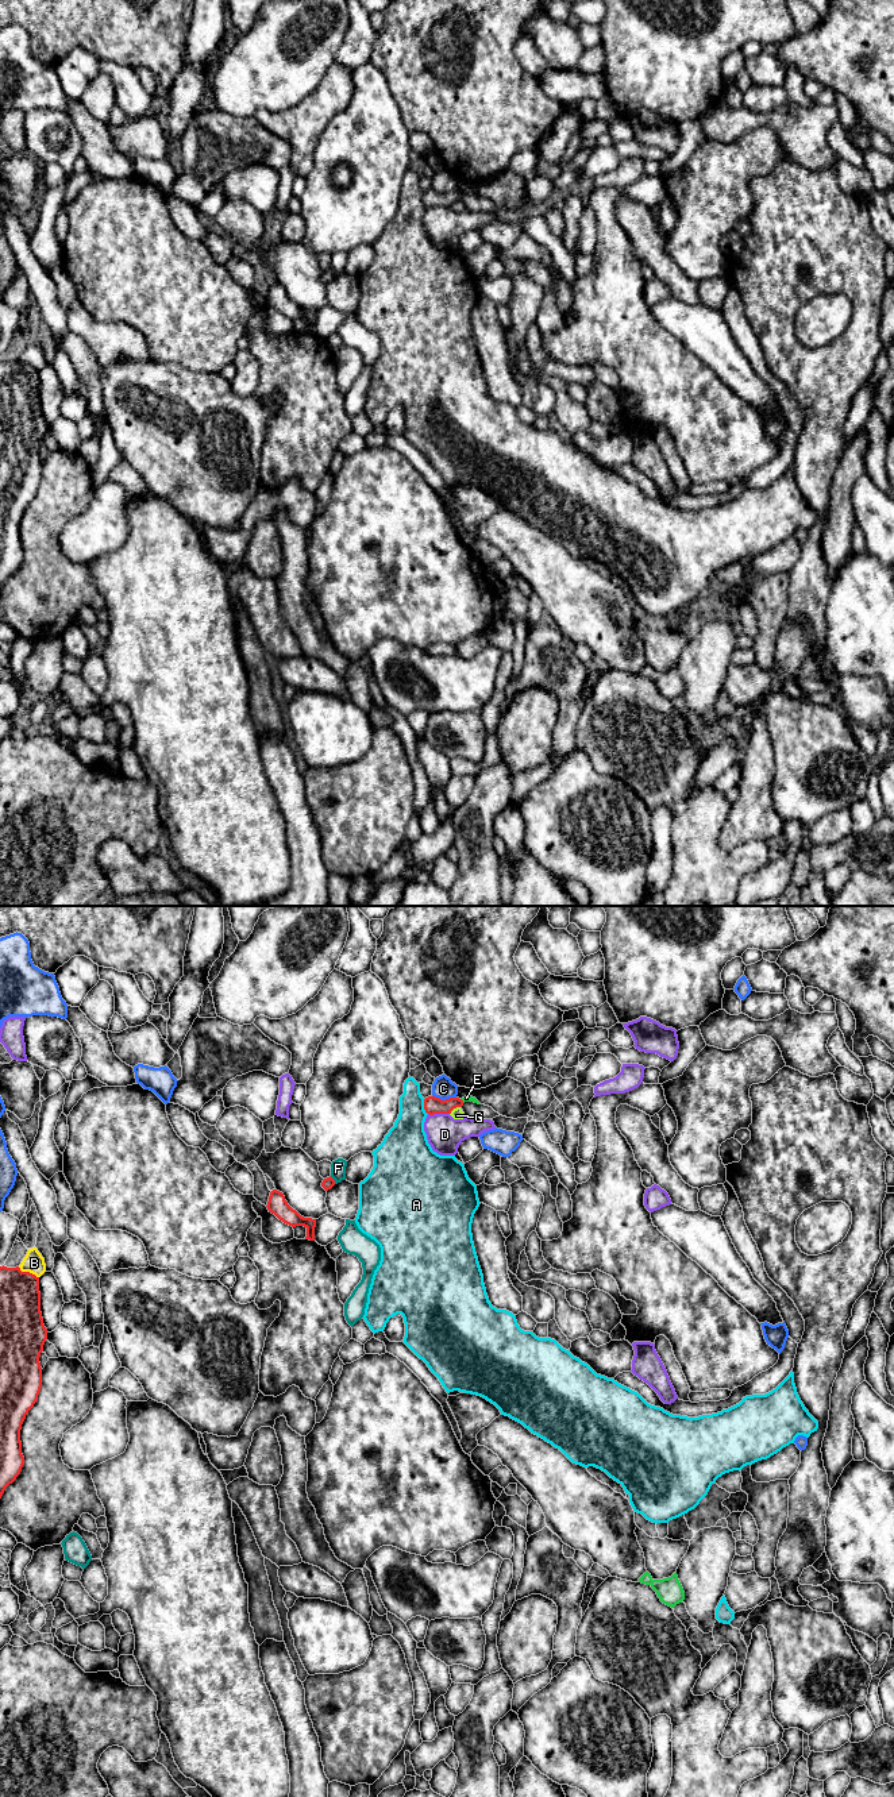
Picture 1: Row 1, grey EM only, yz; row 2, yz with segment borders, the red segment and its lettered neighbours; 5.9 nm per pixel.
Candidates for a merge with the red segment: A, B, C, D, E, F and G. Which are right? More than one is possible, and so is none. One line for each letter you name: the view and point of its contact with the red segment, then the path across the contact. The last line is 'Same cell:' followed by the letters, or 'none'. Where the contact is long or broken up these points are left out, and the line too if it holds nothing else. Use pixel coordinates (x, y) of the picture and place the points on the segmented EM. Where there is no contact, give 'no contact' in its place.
Same cell: none

